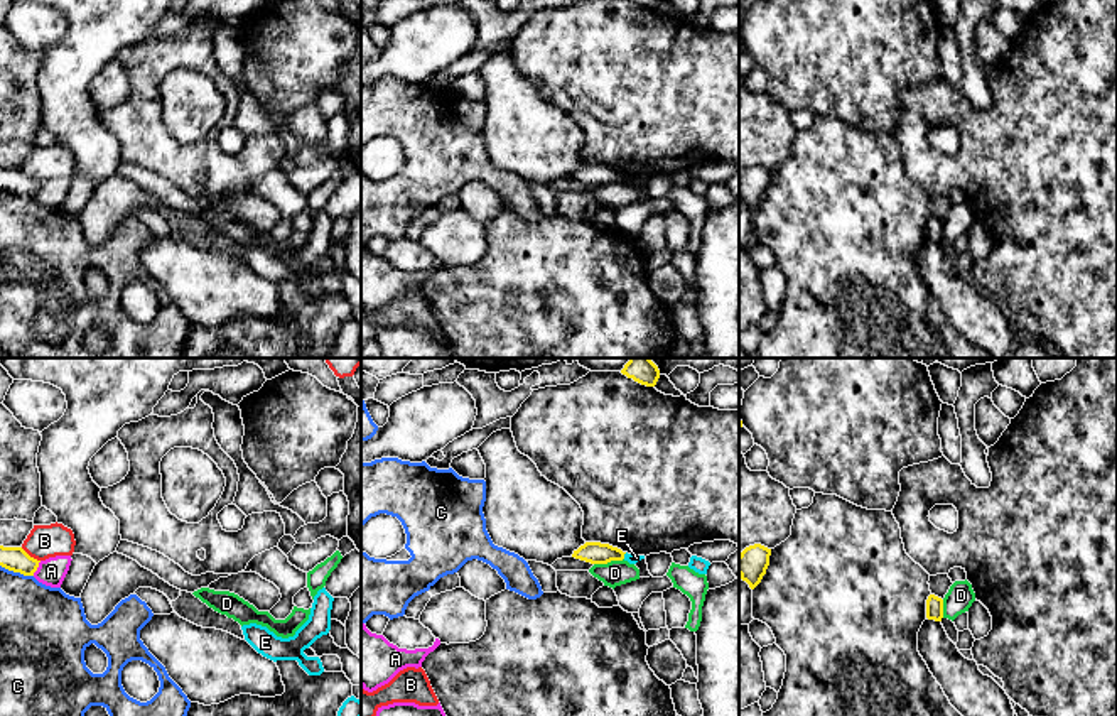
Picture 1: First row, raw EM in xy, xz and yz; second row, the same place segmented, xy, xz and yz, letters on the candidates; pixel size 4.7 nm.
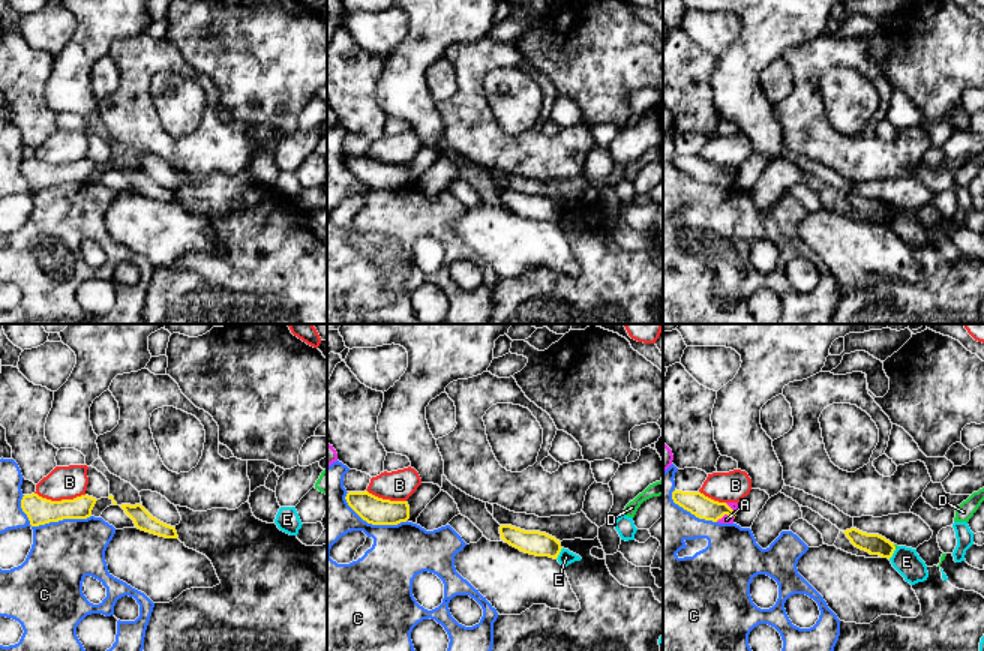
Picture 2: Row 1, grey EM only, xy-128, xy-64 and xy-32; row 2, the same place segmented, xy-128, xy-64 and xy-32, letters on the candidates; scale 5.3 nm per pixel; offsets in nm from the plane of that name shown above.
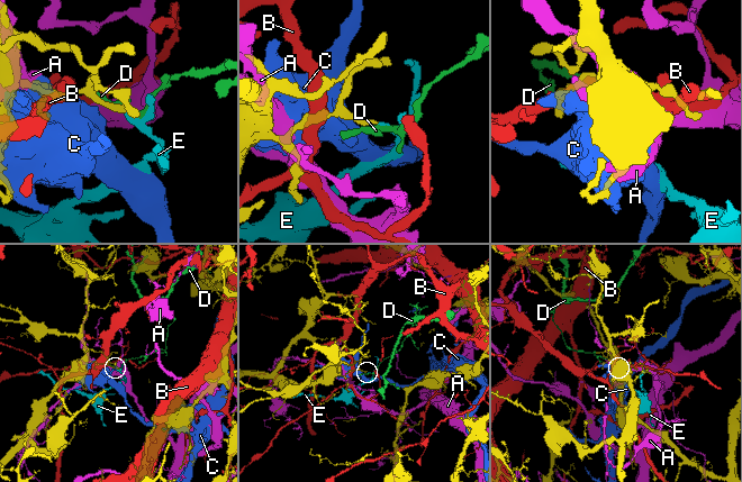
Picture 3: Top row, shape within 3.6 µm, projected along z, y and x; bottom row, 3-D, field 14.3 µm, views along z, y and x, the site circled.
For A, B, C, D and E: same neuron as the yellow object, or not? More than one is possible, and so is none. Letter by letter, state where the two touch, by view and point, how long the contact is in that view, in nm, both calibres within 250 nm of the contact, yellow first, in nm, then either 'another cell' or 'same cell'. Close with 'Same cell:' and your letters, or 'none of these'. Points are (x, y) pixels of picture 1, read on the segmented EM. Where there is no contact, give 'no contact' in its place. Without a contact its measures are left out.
A: meets yellow in xy at (37, 566); contact 80 nm long; 120 nm thick on the yellow side, 130 nm on the other; another cell
B: meets yellow in xy at (29, 556); contact 120 nm long; 120 nm thick on the yellow side, 160 nm on the other; another cell
C: meets yellow in xy at (17, 571); contact 170 nm long; 120 nm thick on the yellow side, 340 nm on the other; another cell
D: meets yellow in xz at (608, 561); contact 150 nm long; 110 nm thick on the yellow side, 120 nm on the other; another cell
E: meets yellow in xz at (623, 556); contact 40 nm long; 110 nm thick on the yellow side, 50 nm on the other; another cell
Same cell: none of these

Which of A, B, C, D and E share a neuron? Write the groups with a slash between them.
A / B / C / D / E

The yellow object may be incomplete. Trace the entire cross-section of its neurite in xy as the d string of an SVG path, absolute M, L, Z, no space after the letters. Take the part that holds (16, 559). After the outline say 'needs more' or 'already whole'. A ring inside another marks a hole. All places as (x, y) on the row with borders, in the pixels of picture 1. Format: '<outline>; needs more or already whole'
M0 545L0 566L20 572L24 576L34 576L39 567L37 559L30 557L22 547L3 547Z; already whole

